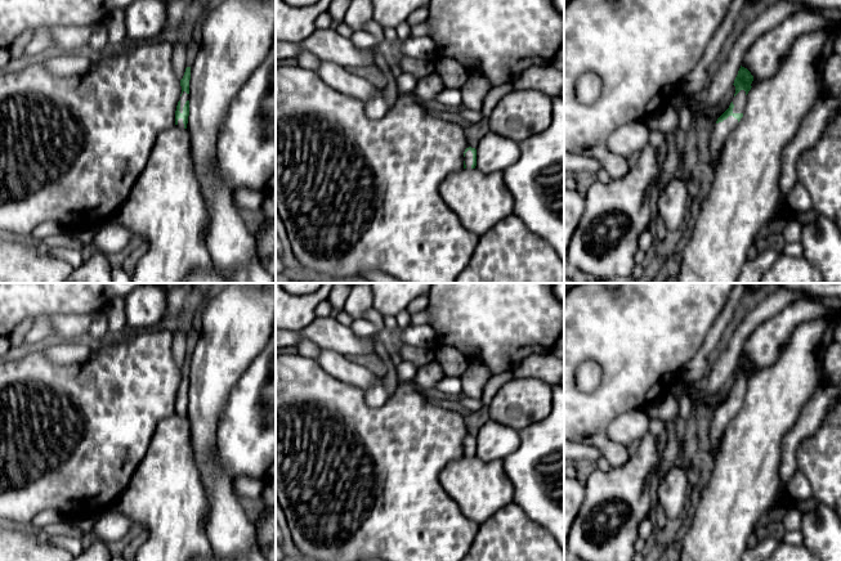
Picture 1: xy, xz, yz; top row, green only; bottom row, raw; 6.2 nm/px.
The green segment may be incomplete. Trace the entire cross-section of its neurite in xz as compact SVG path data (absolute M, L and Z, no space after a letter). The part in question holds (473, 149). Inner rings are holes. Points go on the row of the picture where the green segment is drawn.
M468 145L464 152L464 169L475 169L477 166L477 149Z

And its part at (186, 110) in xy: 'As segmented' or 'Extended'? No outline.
Extended

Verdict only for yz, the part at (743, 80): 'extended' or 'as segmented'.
extended

